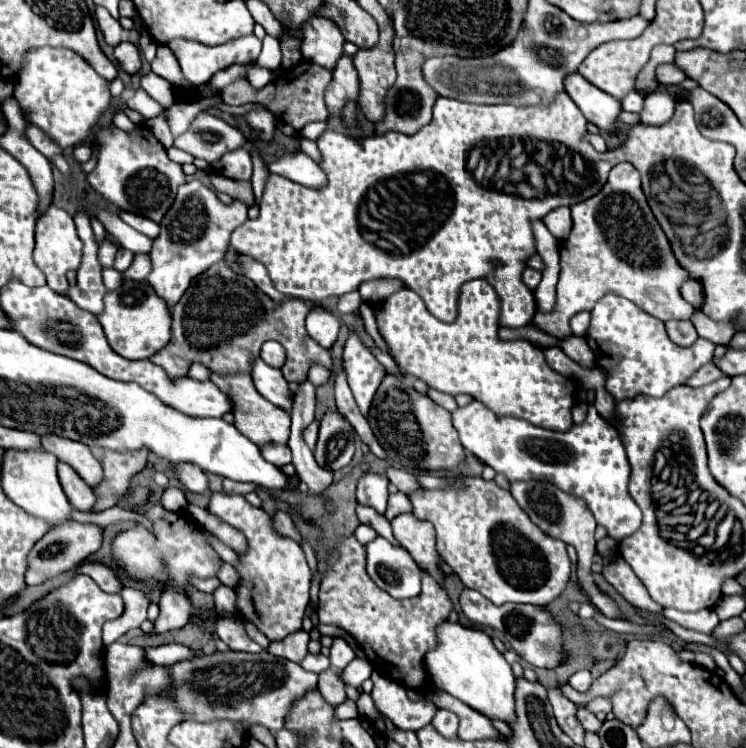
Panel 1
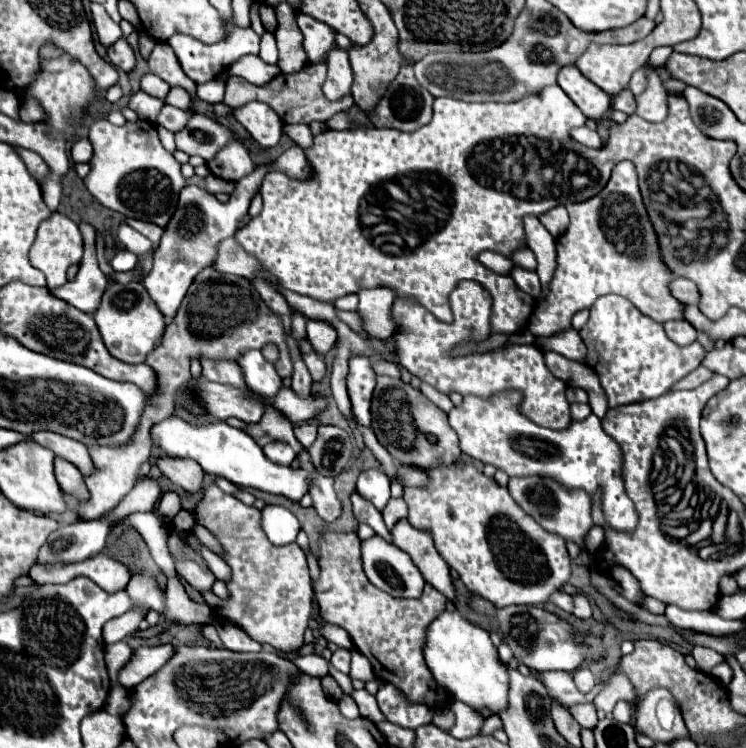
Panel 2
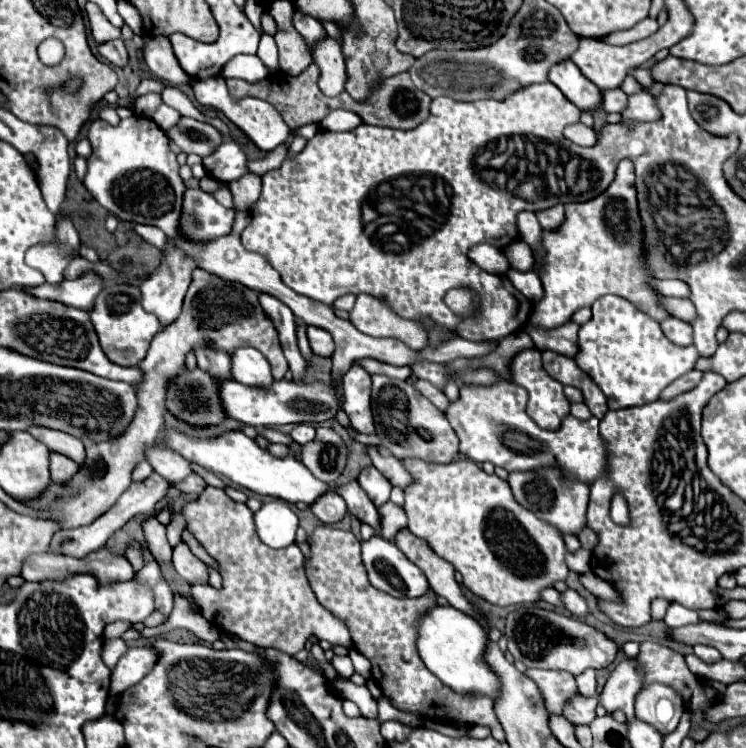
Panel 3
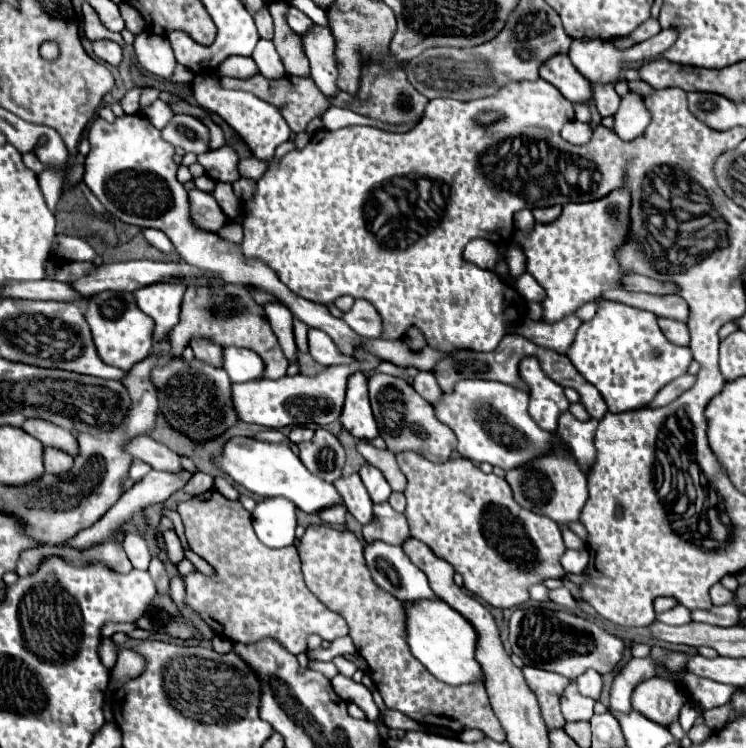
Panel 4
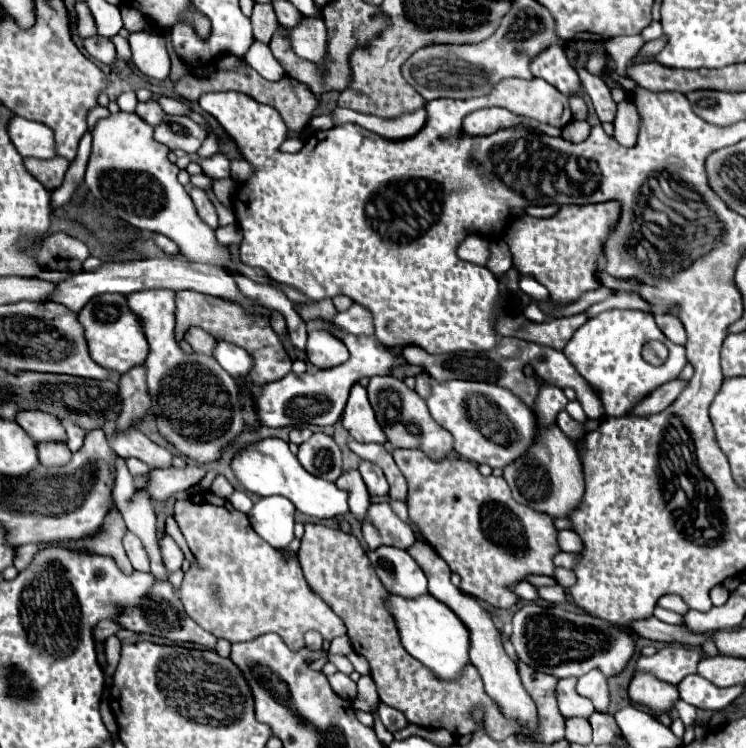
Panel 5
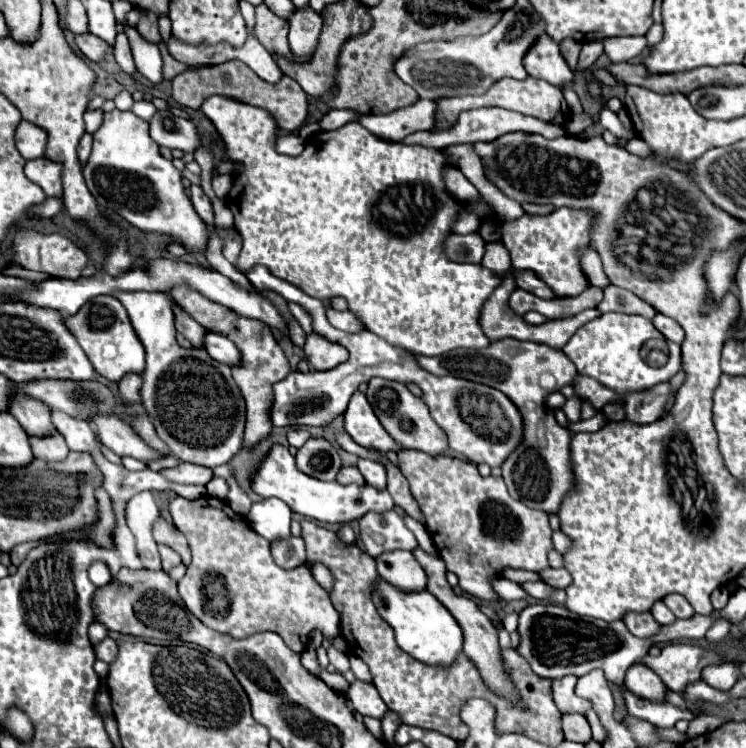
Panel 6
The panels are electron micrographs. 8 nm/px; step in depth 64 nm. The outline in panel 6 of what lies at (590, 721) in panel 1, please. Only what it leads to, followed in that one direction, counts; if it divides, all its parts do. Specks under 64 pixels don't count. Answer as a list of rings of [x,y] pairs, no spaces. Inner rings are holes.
[[[566,676],[566,678],[560,678],[560,680],[552,682],[554,702],[556,702],[556,706],[562,714],[572,714],[572,712],[586,714],[592,708],[590,702],[586,702],[584,698],[574,694],[574,686],[576,686],[574,676]]]

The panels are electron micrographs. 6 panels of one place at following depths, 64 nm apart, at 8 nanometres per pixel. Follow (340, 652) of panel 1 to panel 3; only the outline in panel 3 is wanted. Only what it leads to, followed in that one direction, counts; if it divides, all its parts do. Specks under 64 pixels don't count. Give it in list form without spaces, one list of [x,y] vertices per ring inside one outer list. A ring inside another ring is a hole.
[[[336,654],[330,662],[332,662],[332,666],[336,668],[336,672],[342,674],[342,676],[346,676],[346,678],[350,678],[350,676],[354,674],[354,668],[352,668],[352,662],[350,662],[348,656],[338,656],[338,654]]]

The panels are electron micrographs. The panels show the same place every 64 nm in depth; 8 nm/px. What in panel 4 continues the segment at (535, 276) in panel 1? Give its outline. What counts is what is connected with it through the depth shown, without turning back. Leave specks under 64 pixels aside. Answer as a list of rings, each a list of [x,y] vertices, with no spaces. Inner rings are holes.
[[[524,272],[522,276],[514,278],[514,286],[516,290],[526,298],[526,300],[534,300],[534,302],[542,302],[544,300],[544,288],[536,282],[536,278],[528,272]]]

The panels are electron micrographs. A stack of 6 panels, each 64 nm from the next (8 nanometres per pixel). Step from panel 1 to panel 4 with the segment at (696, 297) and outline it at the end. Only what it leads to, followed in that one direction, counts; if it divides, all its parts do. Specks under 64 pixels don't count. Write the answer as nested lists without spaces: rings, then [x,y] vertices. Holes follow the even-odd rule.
[[[628,274],[624,276],[626,290],[632,292],[648,292],[648,294],[678,294],[678,286],[672,282],[656,282],[652,278],[640,276],[640,274]]]

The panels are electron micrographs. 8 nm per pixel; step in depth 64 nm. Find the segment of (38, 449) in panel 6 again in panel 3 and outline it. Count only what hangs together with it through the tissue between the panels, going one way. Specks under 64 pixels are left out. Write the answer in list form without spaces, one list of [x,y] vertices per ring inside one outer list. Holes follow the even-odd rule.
[[[56,452],[50,454],[50,474],[52,474],[54,482],[58,482],[58,484],[70,482],[70,478],[74,478],[78,468],[80,466],[76,462],[72,462],[70,458],[66,458],[62,454],[56,454]]]

